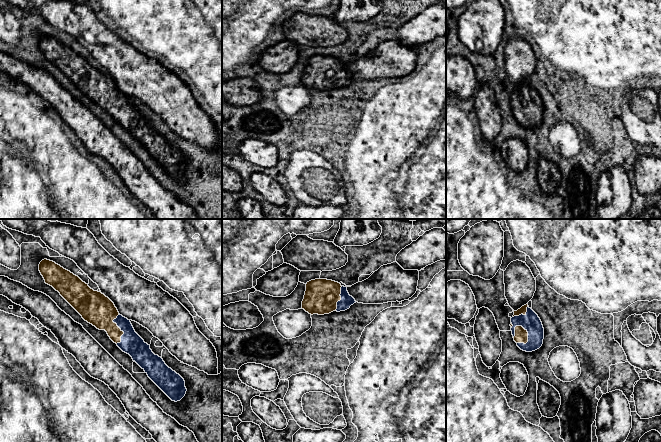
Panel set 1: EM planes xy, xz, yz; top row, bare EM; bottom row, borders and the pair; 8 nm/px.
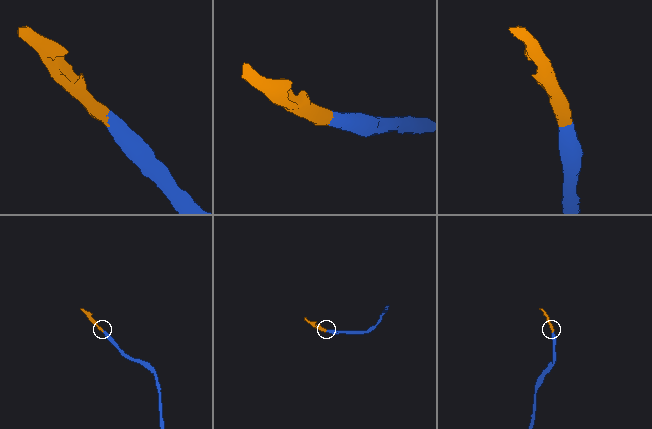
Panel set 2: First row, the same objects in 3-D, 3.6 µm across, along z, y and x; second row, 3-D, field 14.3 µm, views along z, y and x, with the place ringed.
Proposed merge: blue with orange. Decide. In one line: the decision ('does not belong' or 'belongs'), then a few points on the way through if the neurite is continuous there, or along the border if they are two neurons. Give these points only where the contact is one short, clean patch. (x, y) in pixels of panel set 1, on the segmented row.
belongs | across yz (531, 322), (528, 325), (528, 333), (521, 335)

